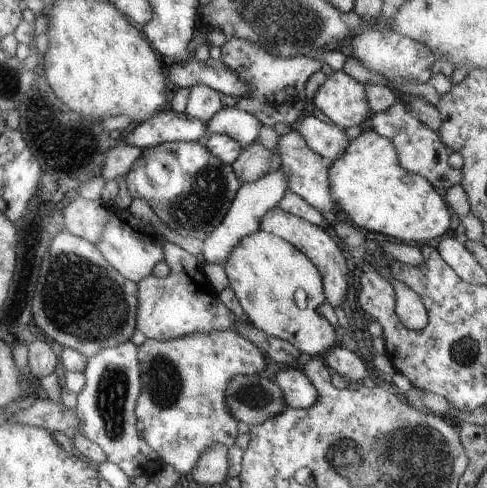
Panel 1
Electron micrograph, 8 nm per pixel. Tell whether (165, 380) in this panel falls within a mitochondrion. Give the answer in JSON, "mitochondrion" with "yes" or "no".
{"mitochondrion":"yes"}

